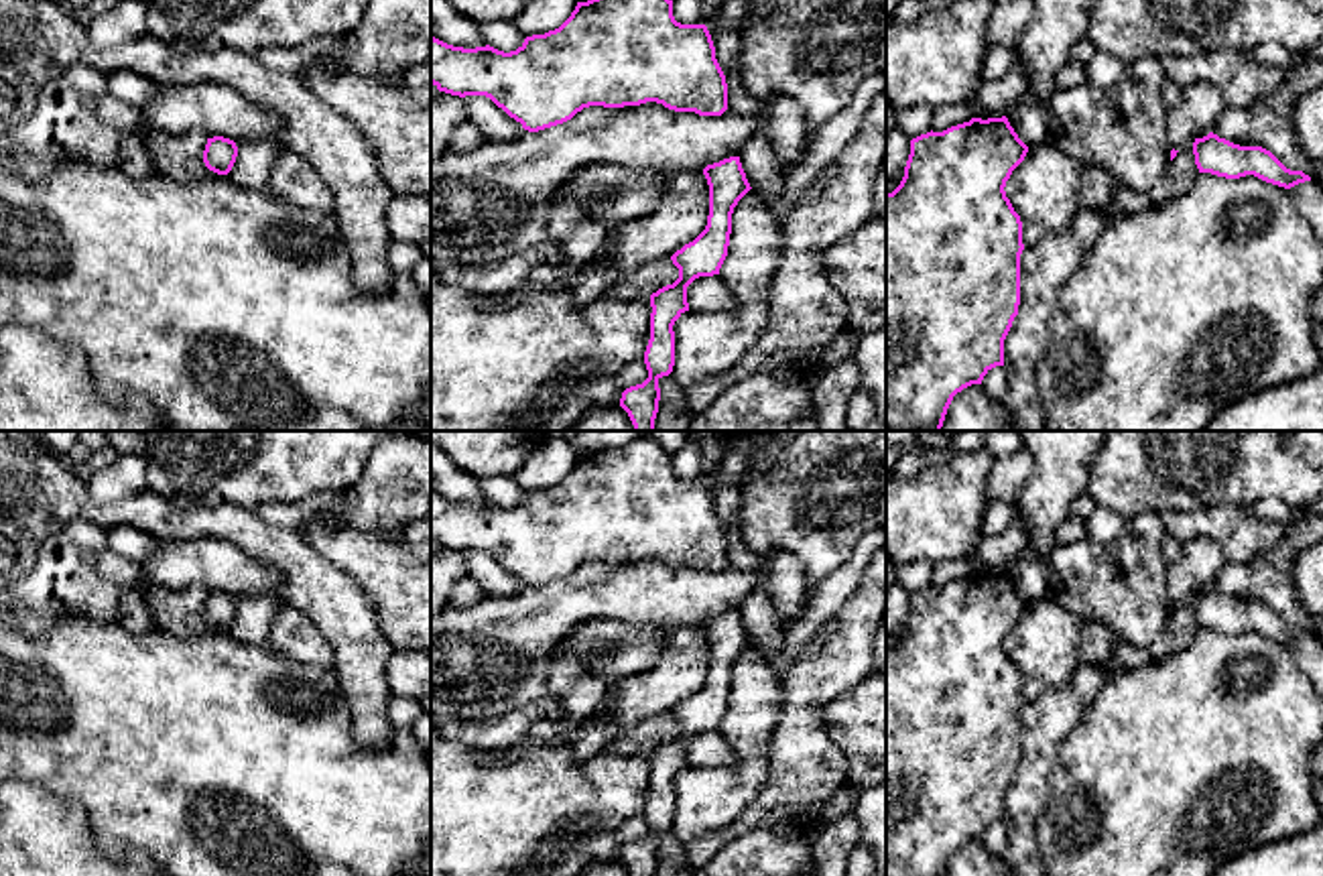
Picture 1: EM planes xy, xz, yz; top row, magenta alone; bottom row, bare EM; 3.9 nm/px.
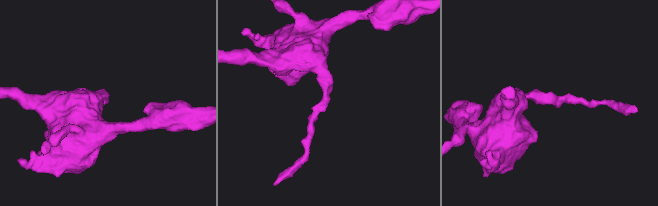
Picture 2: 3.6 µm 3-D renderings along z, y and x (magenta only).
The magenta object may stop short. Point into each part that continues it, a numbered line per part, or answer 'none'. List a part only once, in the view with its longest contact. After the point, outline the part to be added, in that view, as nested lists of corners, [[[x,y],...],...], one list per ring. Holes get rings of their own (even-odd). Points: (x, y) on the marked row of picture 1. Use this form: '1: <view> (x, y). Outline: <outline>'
none

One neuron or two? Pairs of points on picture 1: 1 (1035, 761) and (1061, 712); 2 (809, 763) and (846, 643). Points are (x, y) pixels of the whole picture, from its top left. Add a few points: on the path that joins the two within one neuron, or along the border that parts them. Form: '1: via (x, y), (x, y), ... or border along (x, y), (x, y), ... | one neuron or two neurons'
1: via (1039, 748), (1041, 732), (1049, 724) | one neuron
2: via (803, 732), (803, 694), (822, 673) | one neuron

